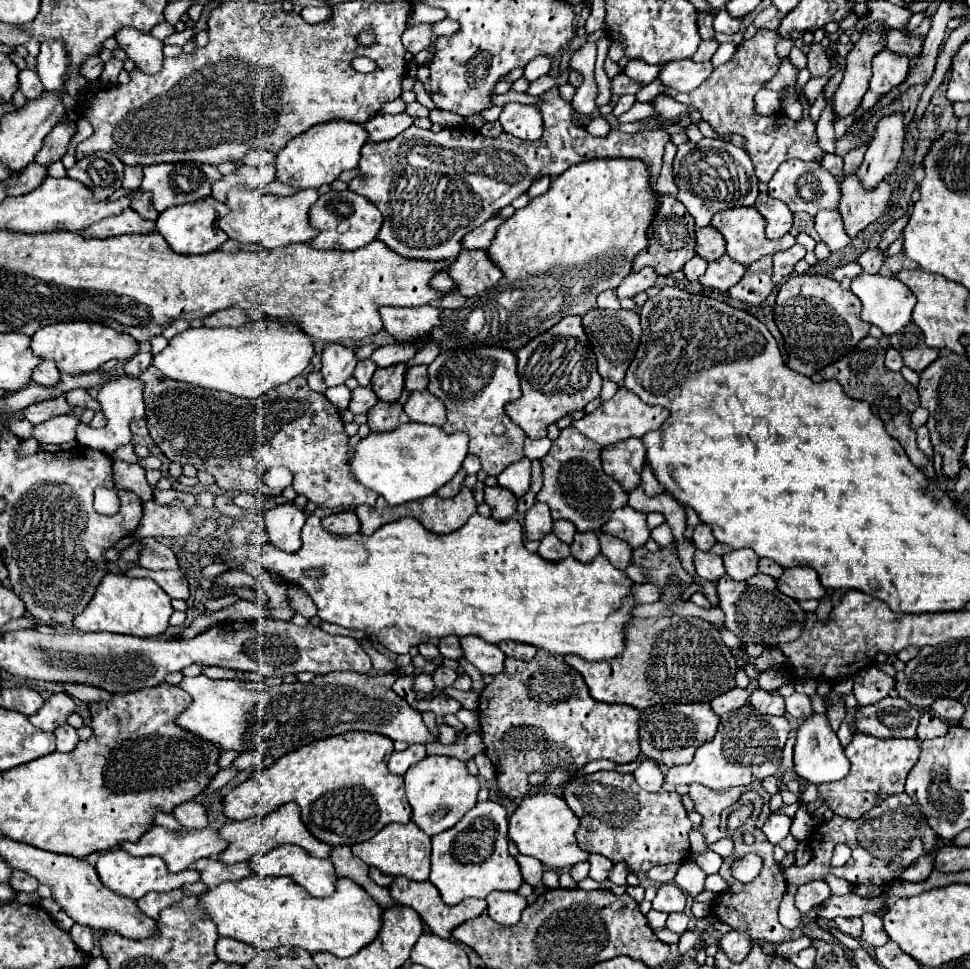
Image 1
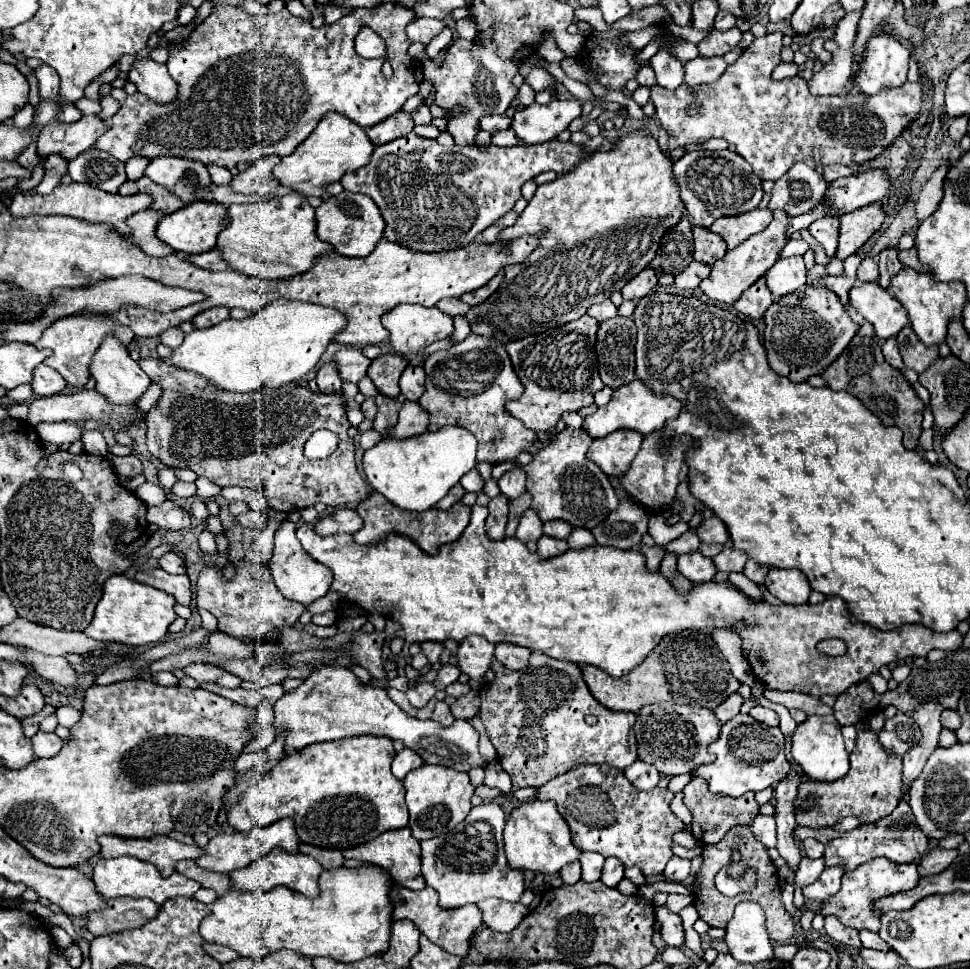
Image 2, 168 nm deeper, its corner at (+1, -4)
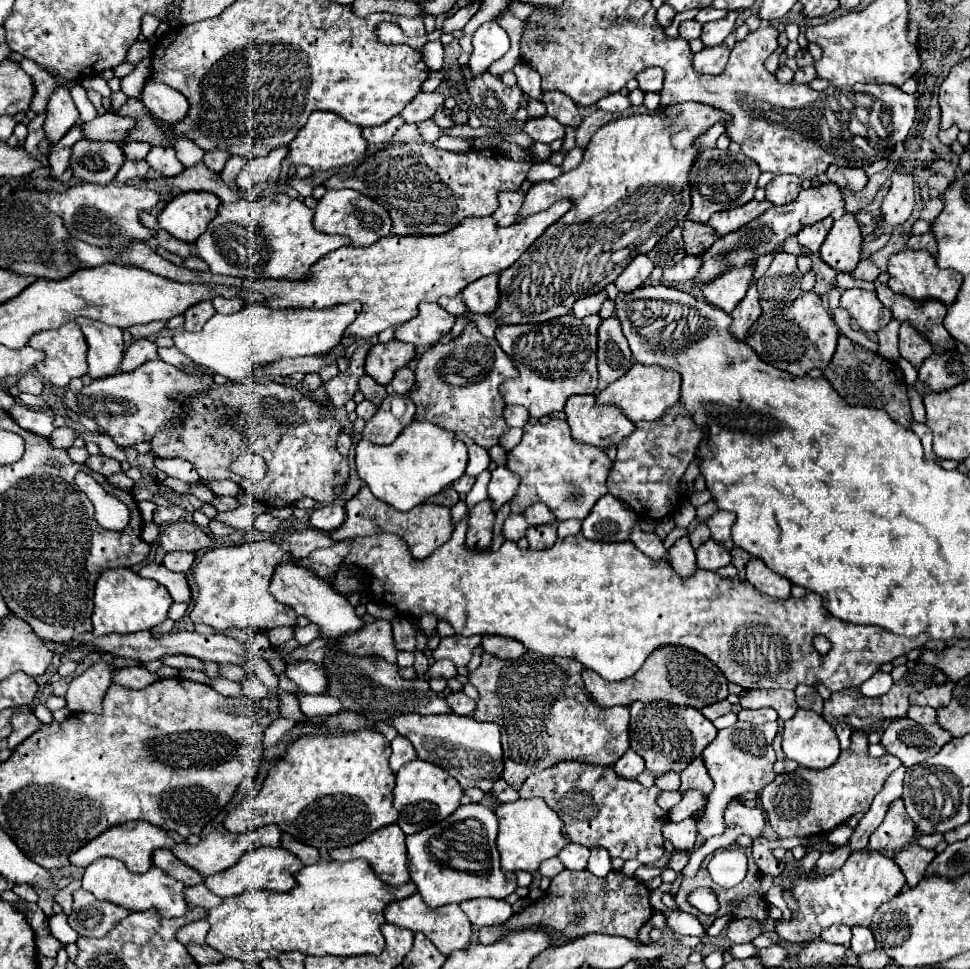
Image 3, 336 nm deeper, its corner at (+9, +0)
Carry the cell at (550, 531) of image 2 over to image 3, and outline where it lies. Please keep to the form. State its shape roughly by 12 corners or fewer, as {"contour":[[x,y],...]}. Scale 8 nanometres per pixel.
{"contour":[[532,504],[524,512],[530,526],[548,524],[556,518],[546,504]]}

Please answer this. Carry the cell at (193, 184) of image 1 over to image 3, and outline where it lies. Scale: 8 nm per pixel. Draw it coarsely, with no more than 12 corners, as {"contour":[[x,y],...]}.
{"contour":[[172,146],[152,148],[146,162],[164,176],[184,170]]}

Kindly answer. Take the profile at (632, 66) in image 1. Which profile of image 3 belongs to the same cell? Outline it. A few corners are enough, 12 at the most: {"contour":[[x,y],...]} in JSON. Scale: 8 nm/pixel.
{"contour":[[660,68],[640,72],[642,92],[660,92],[664,72]]}

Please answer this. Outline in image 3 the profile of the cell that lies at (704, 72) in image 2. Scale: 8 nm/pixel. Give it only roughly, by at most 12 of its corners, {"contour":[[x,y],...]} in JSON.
{"contour":[[726,44],[694,54],[700,74],[720,74],[730,50]]}

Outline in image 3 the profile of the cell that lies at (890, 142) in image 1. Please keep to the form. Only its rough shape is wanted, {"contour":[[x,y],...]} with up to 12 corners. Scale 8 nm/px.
{"contour":[[828,182],[720,236],[700,260],[702,288],[728,266],[784,250],[802,226],[844,208]]}

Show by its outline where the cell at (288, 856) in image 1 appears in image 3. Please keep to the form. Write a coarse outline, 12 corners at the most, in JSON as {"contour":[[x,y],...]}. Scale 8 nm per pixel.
{"contour":[[258,848],[204,884],[220,898],[246,890],[290,892],[302,862]]}

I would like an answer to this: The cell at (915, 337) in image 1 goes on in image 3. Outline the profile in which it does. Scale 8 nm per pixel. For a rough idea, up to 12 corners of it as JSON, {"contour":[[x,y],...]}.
{"contour":[[908,322],[900,326],[900,356],[918,368],[932,354],[930,342]]}

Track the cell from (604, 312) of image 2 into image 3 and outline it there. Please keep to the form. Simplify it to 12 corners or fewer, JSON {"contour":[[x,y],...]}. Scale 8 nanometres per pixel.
{"contour":[[606,292],[582,298],[572,306],[572,314],[586,318],[598,312]]}

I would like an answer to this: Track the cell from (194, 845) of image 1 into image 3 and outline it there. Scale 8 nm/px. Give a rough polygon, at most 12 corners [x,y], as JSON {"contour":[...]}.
{"contour":[[148,822],[108,828],[70,856],[86,868],[94,860],[122,860],[146,872],[152,852],[172,848],[166,830]]}

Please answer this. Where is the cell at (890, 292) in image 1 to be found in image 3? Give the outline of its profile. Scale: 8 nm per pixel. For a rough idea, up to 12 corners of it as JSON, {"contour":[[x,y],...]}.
{"contour":[[844,290],[840,306],[862,332],[878,332],[892,312],[868,290]]}

